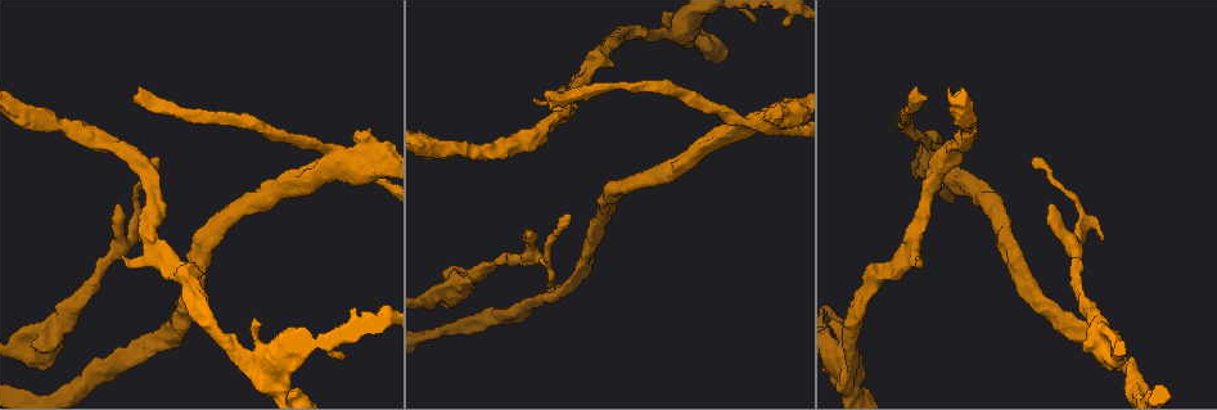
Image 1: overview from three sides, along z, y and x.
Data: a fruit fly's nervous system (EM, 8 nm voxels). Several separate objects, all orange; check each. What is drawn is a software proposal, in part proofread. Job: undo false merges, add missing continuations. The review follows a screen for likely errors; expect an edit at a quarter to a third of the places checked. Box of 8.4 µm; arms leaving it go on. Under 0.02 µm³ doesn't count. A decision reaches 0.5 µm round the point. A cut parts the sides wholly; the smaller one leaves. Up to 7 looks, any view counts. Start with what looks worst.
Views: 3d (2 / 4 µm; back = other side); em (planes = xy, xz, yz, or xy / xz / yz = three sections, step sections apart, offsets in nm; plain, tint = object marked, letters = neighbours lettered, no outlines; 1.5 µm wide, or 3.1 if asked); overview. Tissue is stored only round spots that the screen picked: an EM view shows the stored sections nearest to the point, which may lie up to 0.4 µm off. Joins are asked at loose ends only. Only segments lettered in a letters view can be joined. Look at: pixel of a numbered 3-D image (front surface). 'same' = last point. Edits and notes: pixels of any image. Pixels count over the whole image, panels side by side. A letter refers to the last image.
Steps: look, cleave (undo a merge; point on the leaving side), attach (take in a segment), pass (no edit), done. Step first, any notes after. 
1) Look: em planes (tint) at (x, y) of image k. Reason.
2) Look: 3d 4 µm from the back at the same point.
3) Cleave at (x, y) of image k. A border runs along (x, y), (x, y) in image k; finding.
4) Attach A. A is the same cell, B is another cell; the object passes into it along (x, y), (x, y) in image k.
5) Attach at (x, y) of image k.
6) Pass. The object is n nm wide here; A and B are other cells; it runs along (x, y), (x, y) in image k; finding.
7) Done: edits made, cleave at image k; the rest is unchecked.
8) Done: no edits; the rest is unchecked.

Look: 3d 4 µm from the back at (551, 99) of image 1. An open end.

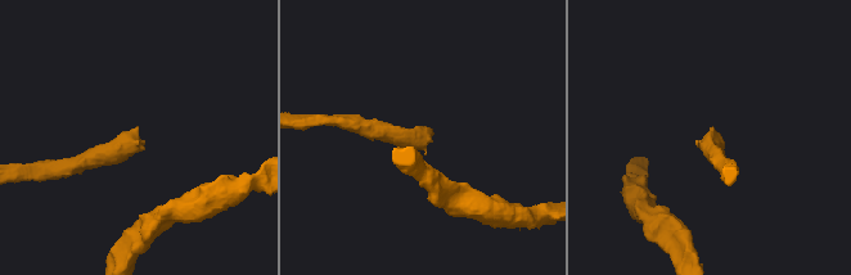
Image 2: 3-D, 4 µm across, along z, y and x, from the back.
Look: em yz step 8 (letters) at (426, 136) of image 2.

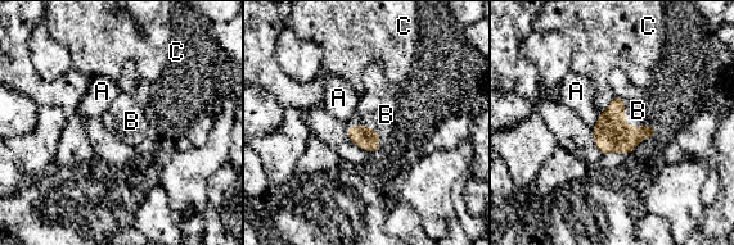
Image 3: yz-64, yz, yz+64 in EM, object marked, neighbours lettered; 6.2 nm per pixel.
Look: em planes (letters) at the same point. Cut it another way.

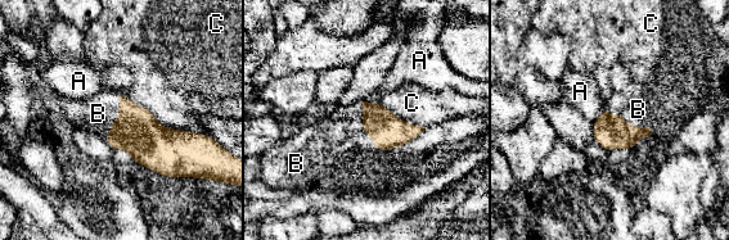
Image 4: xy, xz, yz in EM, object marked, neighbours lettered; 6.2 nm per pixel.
Attach B. The longest contact is with C, 600 nm; B is the same cell, A and C are other cells; the object passes into it along (611, 132), (628, 125), (638, 109) in image 4; it goes on there.

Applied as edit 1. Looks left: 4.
Look: overview. Redraw.

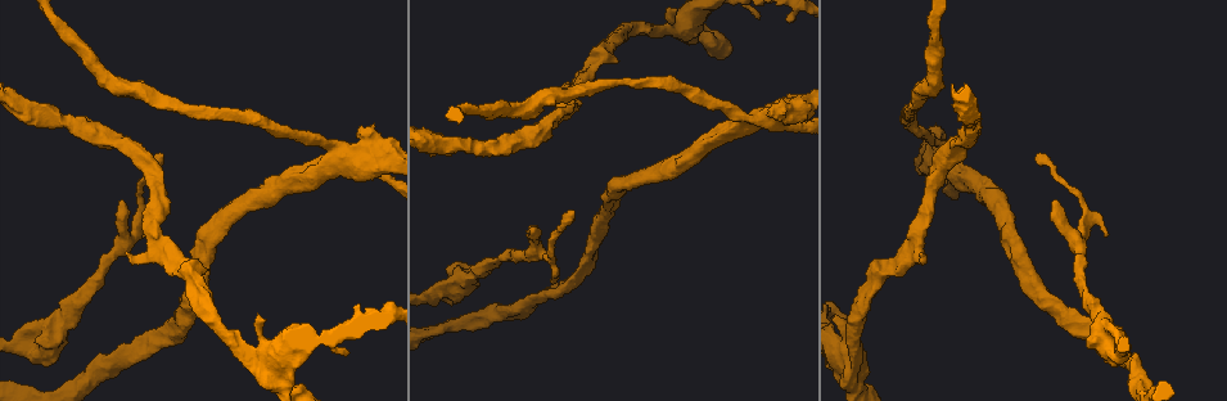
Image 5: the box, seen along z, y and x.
Look: em planes (tint) at (852, 324) of image 5.

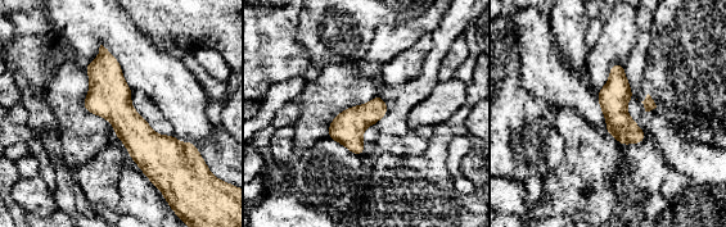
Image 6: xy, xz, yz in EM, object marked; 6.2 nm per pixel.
Look: em planes (letters) at the same point.

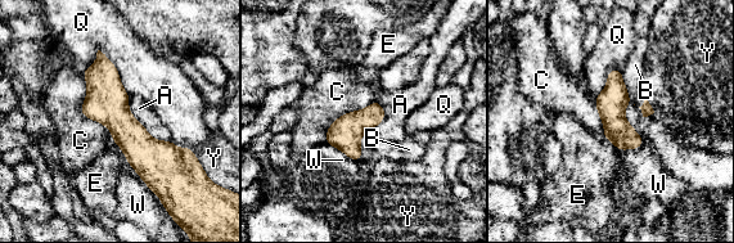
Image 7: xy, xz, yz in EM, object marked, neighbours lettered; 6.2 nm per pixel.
Pass. The longest contact is with C, 480 nm; A, B, C, E, Q, W and Y are other cells; all the same neuron.

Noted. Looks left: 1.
Done: edits made, attach at image 4; the rest is unchecked.

